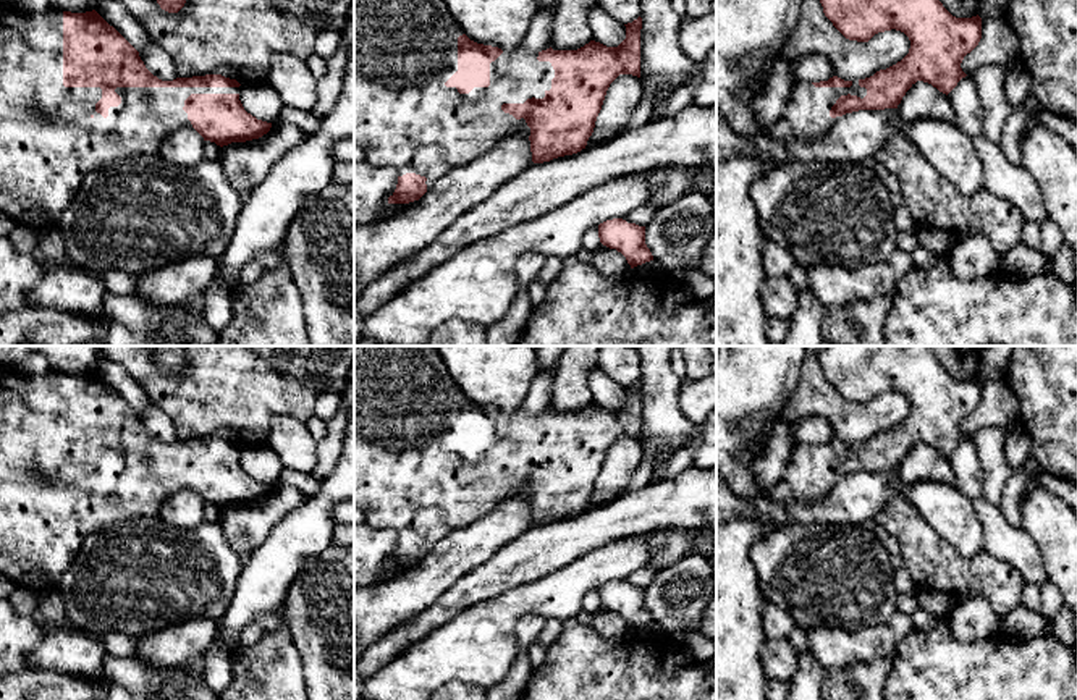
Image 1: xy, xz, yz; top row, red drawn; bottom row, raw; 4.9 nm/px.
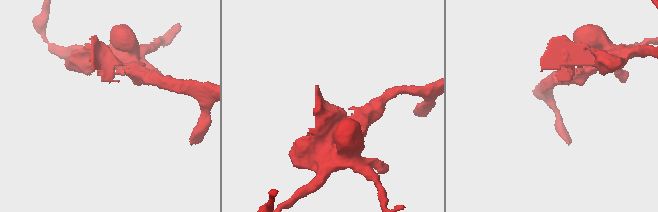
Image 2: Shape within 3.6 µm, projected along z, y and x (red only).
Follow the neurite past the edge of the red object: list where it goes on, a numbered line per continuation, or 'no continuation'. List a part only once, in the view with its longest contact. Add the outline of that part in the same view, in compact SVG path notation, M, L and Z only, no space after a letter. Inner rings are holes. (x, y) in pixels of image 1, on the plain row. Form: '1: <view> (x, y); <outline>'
1: xy (49, 506); M0 365L0 574L15 587L37 593L57 588L89 535L128 519L155 517L170 495L192 490L183 472L191 456L239 456L239 449L116 449L115 454L121 466L103 480L95 474L100 449L63 448L63 372L16 375Z

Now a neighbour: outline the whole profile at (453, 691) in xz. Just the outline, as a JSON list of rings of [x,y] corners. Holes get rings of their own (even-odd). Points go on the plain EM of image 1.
[[[456,681],[437,689],[429,700],[487,700],[487,689]]]

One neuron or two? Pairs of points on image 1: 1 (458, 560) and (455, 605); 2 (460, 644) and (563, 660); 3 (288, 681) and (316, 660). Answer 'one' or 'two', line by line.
1: two
2: two
3: two

